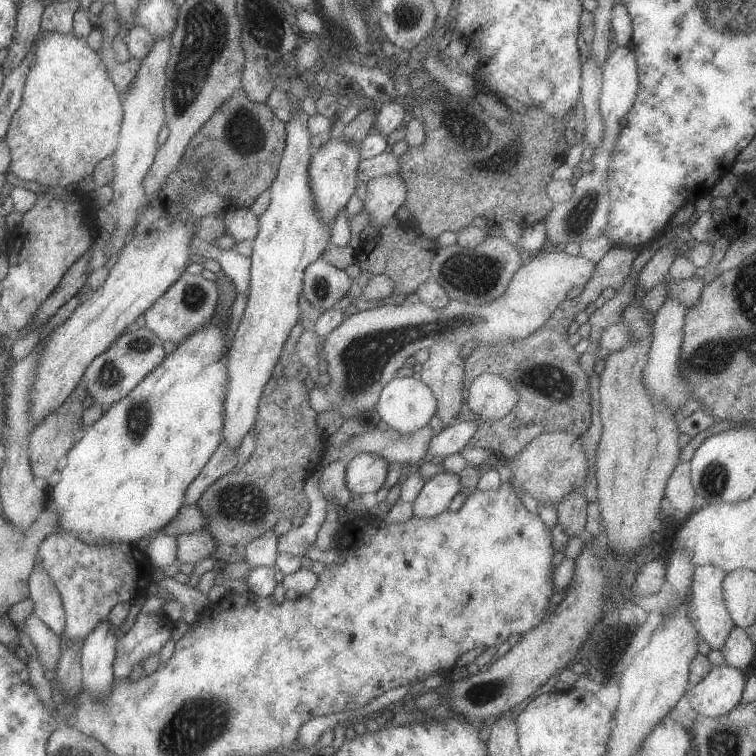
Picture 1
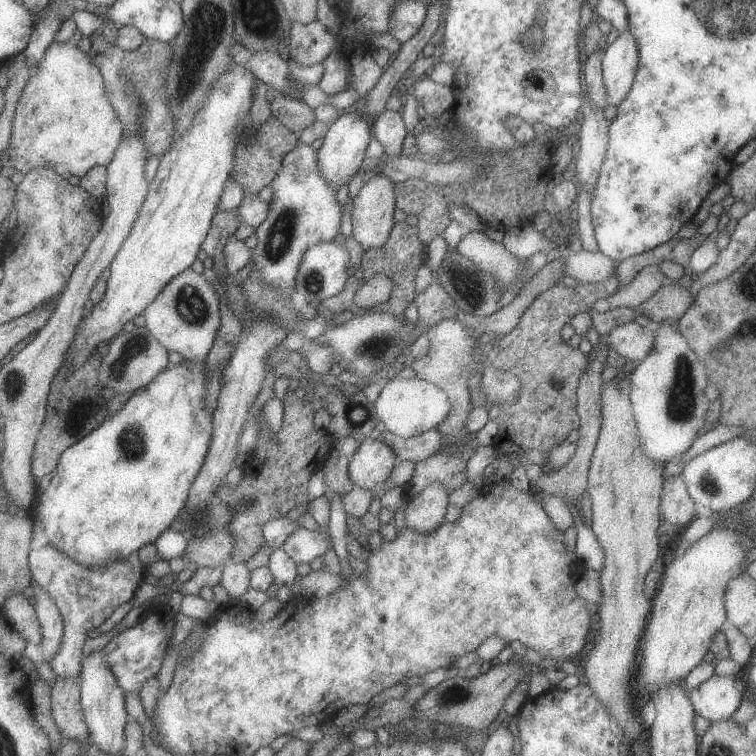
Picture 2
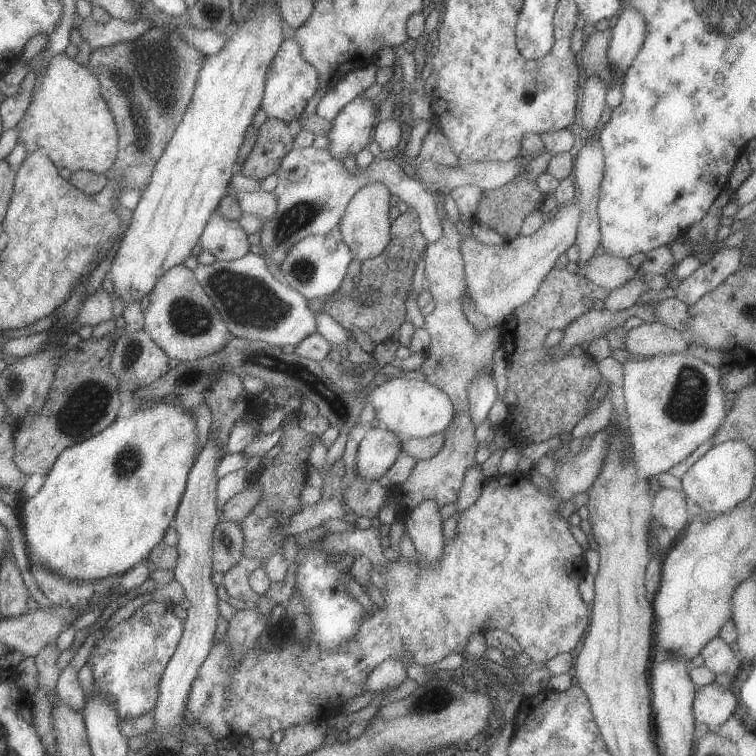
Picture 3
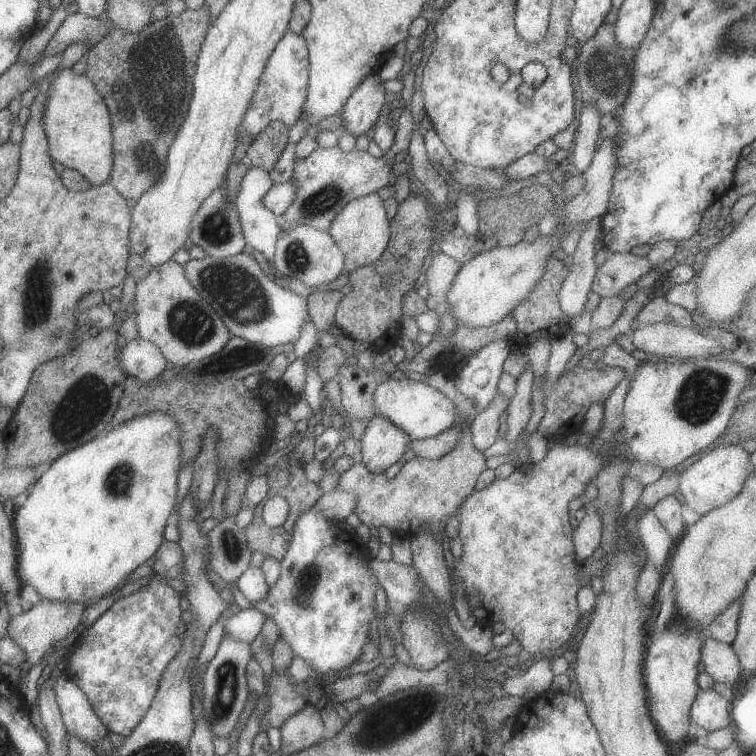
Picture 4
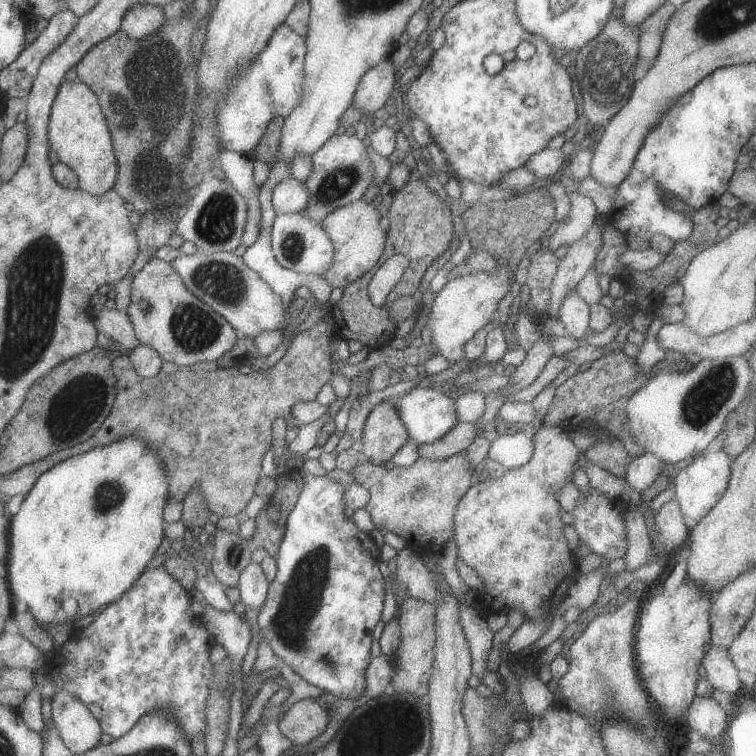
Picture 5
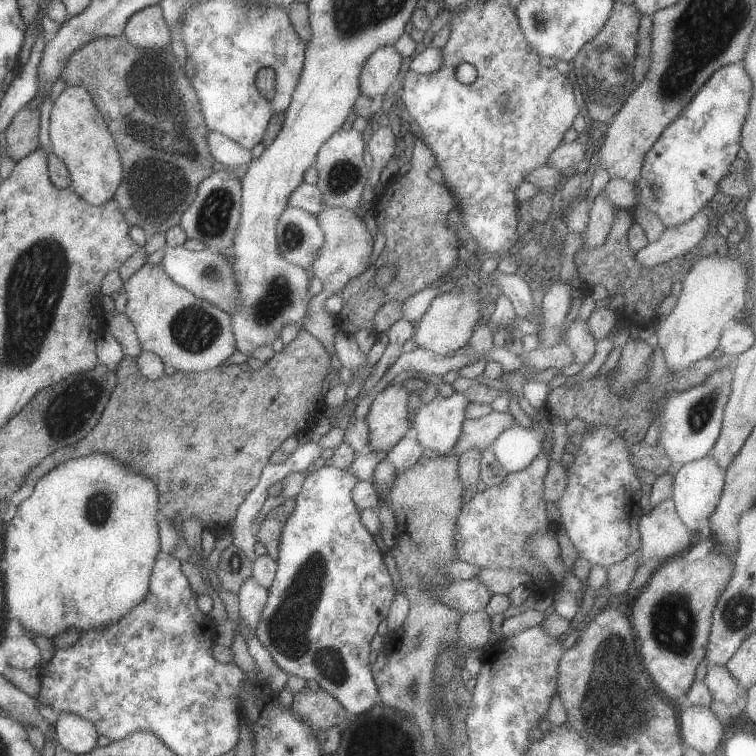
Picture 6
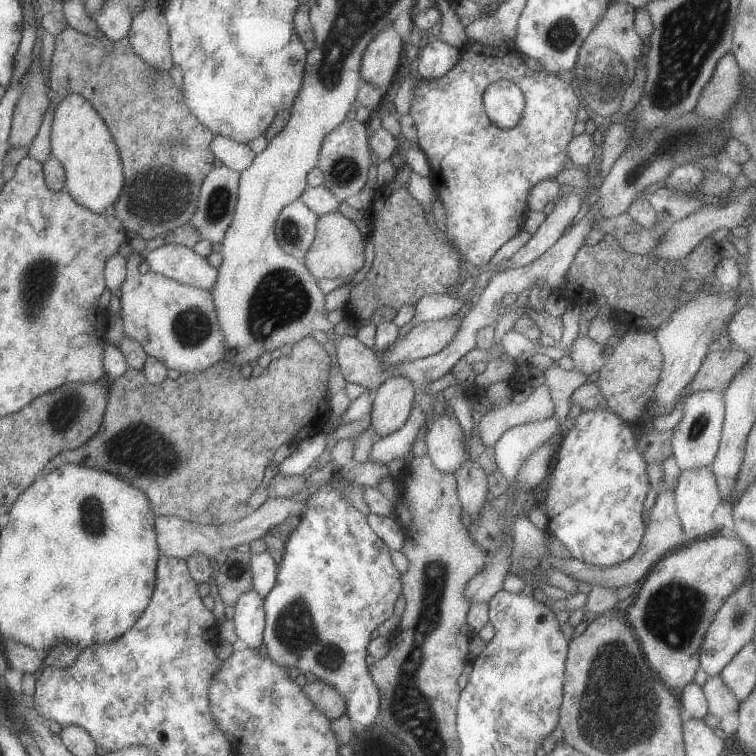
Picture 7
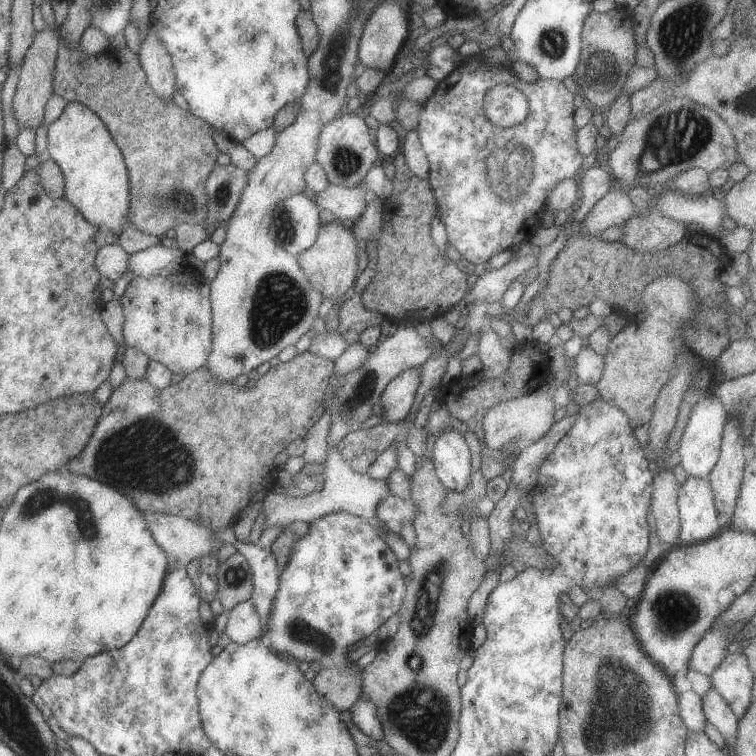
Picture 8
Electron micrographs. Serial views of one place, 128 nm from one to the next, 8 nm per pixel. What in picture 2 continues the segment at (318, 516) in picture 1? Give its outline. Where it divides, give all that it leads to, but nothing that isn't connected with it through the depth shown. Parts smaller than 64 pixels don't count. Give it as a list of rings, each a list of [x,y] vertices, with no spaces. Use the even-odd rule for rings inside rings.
[[[298,527],[290,534],[281,546],[291,556],[297,565],[310,564],[317,556],[323,556],[328,550],[330,536],[321,534],[320,531],[310,531]]]

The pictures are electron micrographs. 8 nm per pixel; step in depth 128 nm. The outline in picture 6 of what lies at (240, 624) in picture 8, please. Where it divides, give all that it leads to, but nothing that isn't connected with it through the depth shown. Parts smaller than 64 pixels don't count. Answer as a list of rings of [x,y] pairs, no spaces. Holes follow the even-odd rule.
[[[252,576],[242,583],[238,592],[239,616],[250,628],[257,628],[268,595],[268,589]]]

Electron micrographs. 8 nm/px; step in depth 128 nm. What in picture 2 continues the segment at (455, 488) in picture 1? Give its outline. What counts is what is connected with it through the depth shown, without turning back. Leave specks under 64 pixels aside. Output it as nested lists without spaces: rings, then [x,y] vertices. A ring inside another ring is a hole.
[[[441,482],[430,483],[420,494],[406,501],[406,526],[423,533],[437,529],[445,521],[449,494],[449,490]]]

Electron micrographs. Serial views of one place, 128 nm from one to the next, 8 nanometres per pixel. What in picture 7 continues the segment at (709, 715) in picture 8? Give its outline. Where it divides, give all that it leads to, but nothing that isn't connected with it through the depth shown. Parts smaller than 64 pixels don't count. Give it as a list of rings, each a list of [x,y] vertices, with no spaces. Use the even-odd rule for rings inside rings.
[[[719,674],[710,675],[703,684],[709,712],[720,719],[721,734],[735,734],[739,725],[739,700]]]

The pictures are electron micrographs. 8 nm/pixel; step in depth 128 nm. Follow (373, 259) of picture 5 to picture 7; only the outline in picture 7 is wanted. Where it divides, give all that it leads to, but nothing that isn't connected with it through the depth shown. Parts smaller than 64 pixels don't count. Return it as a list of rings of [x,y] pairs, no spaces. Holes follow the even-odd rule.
[[[339,210],[322,215],[317,220],[317,235],[304,261],[316,280],[342,278],[356,274],[364,266],[364,238],[351,219]]]

